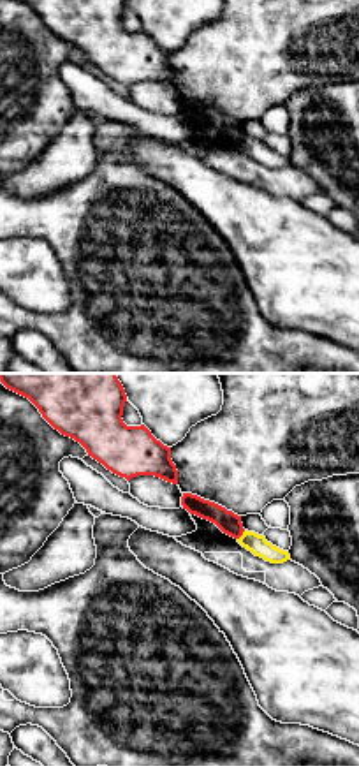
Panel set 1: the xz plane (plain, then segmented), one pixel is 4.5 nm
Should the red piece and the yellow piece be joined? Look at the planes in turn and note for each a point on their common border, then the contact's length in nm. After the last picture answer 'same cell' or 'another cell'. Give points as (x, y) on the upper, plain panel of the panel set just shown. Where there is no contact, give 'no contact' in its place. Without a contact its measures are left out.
(241, 139) | 60 nm

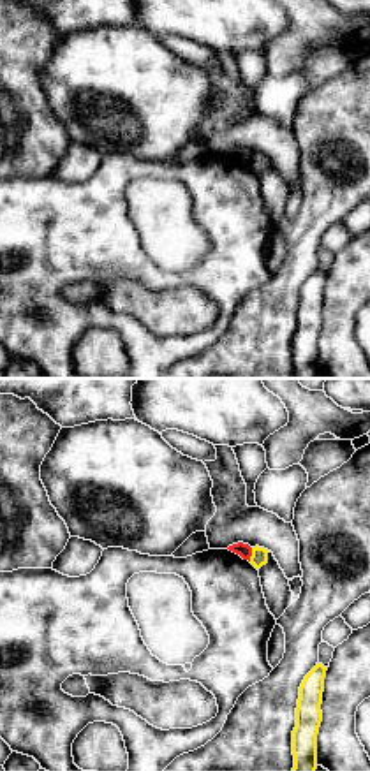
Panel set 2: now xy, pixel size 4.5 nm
(251, 161) | 70 nm

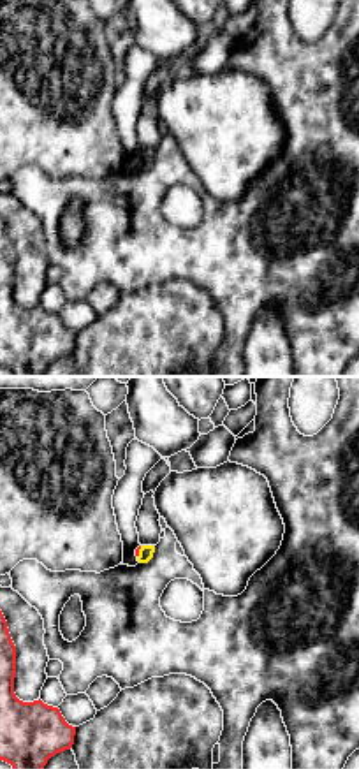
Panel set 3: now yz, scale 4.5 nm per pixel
(138, 157) | 60 nm

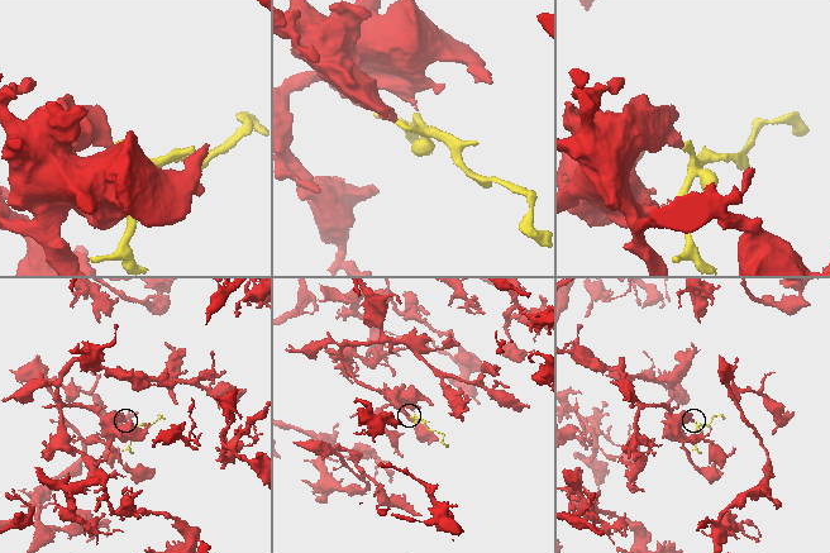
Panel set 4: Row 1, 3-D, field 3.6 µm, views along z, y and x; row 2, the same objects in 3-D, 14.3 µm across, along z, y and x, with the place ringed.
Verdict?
another cell

